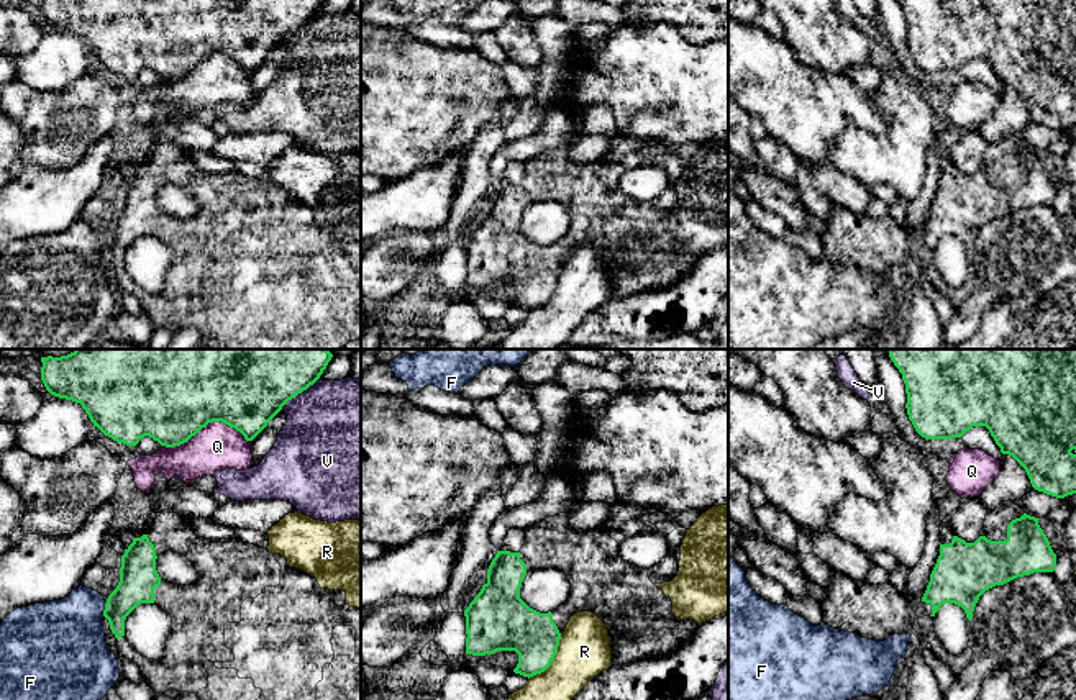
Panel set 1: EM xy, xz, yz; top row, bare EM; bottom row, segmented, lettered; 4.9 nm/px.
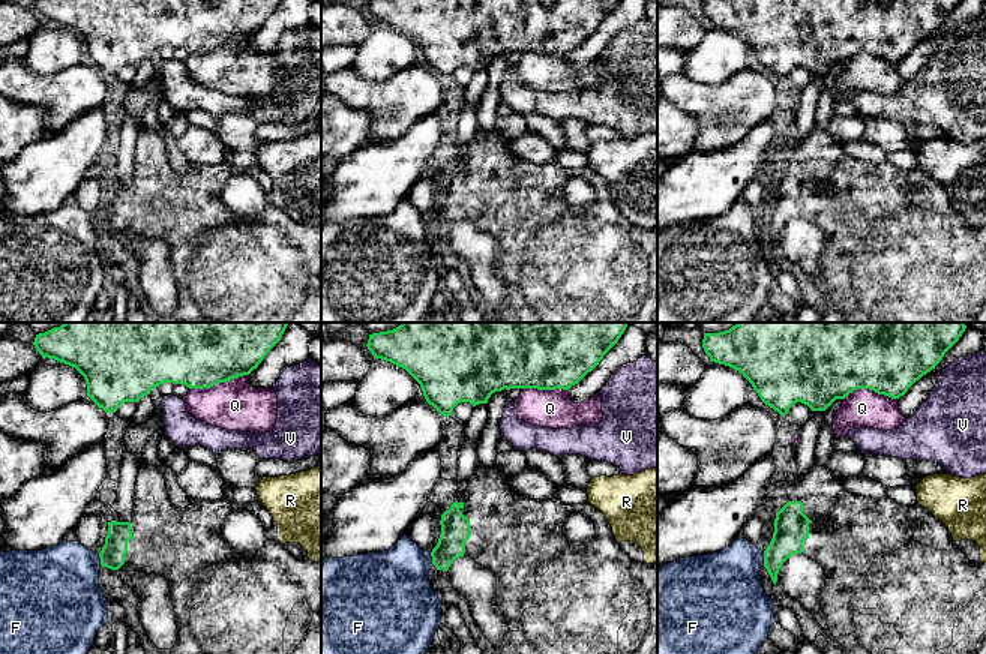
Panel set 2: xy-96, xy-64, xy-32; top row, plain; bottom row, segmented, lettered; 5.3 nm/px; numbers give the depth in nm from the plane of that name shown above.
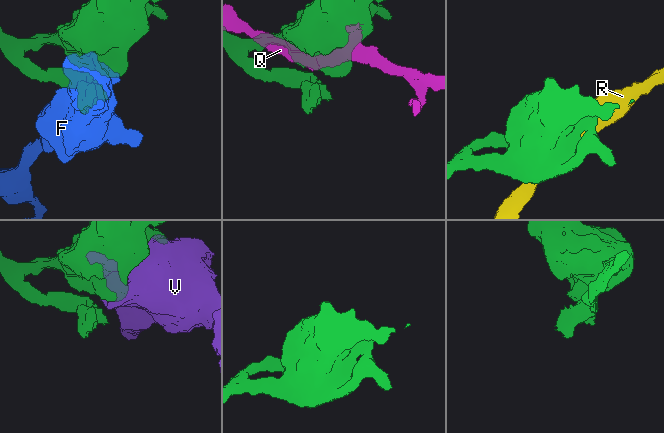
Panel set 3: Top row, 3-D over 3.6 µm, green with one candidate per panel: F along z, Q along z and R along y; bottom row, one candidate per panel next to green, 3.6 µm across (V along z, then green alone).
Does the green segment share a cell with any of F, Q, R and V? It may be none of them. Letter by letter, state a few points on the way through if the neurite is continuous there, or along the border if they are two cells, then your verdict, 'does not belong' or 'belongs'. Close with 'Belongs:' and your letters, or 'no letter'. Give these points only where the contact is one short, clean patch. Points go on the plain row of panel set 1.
F: border along xy (105, 236), (102, 248); does not belong
Q: does not belong
R: border along xz (561, 266), (553, 294), (528, 312); does not belong
V: does not belong
Belongs: no letter

